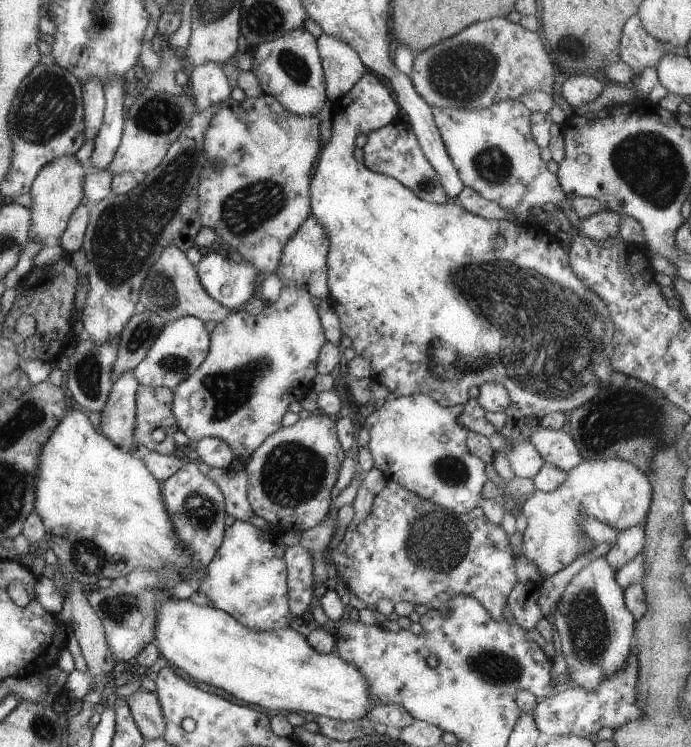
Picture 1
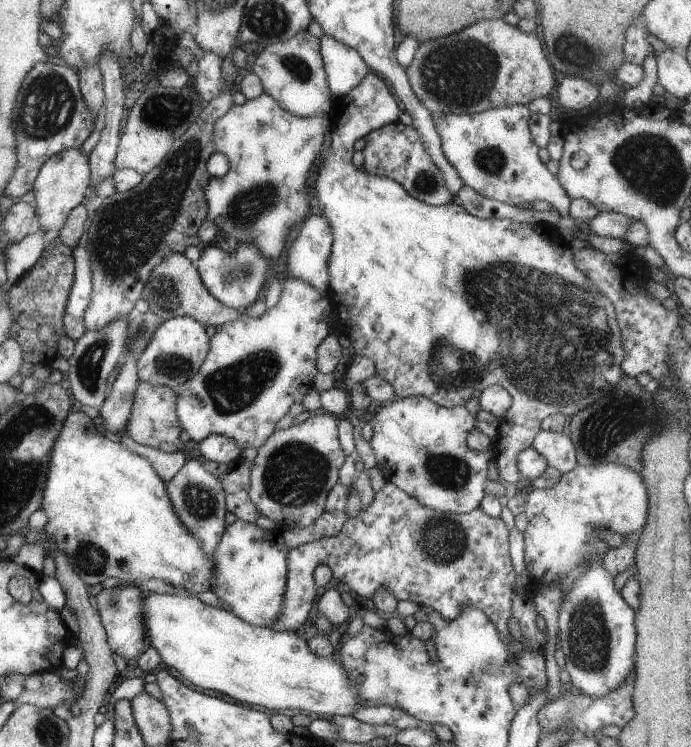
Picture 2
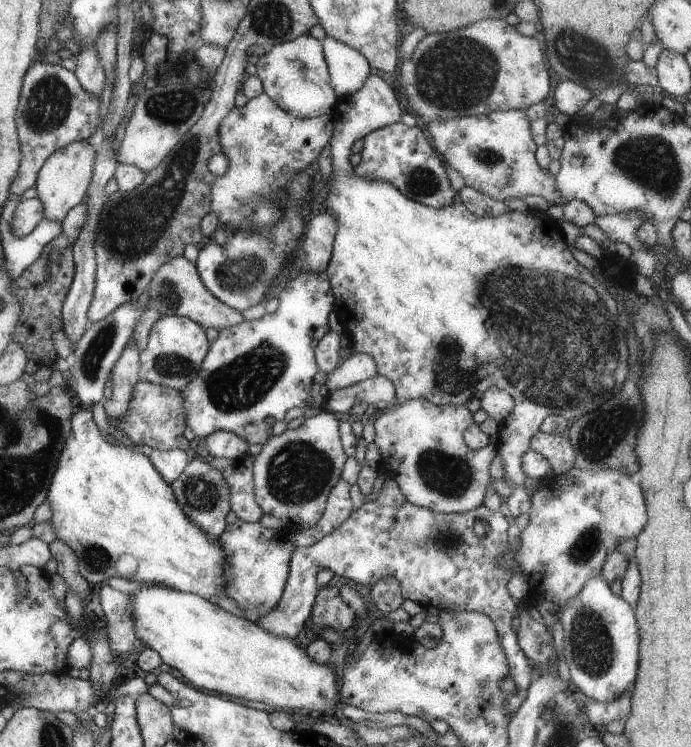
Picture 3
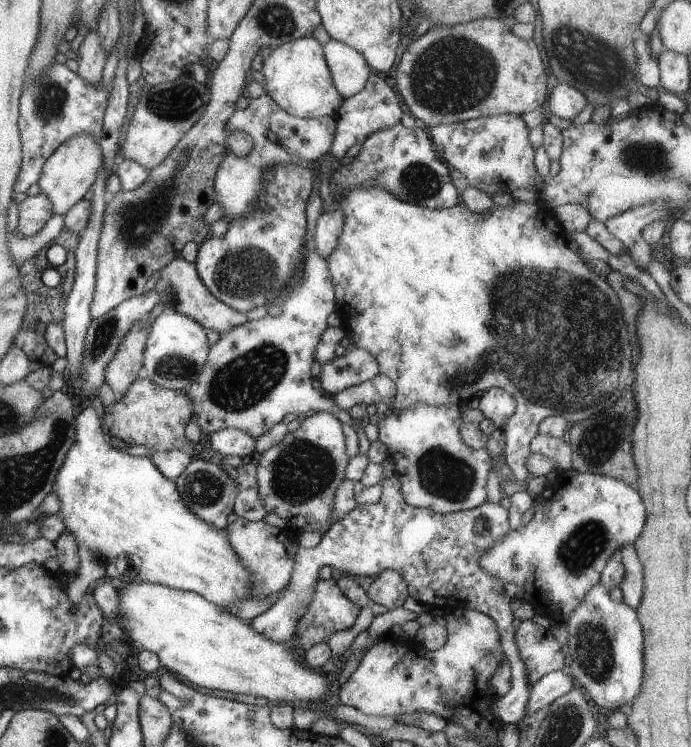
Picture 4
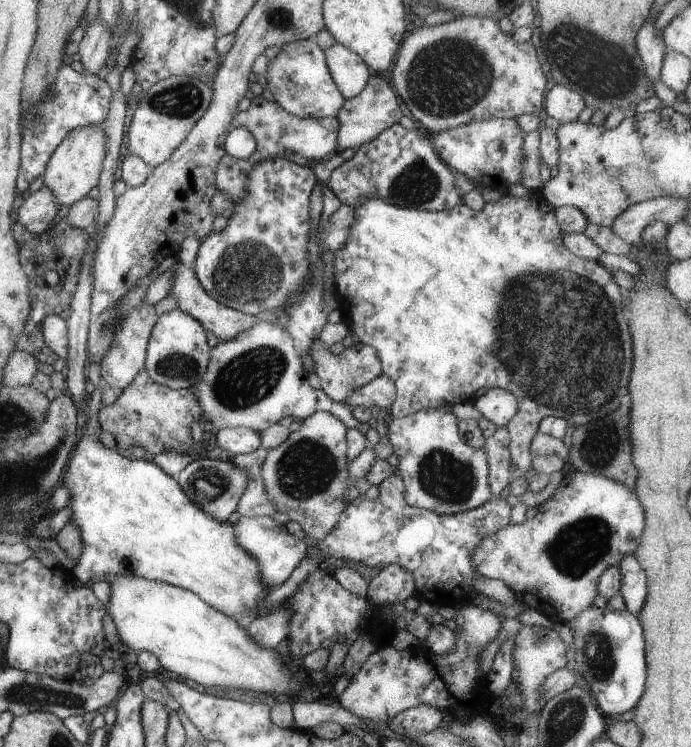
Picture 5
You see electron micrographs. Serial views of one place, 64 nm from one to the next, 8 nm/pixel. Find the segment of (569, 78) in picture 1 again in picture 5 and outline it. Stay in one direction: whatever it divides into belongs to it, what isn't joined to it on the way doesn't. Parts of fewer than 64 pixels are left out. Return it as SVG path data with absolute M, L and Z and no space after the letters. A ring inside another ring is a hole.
M559 84L548 91L543 104L547 117L560 125L575 121L584 106L583 98L575 90Z

